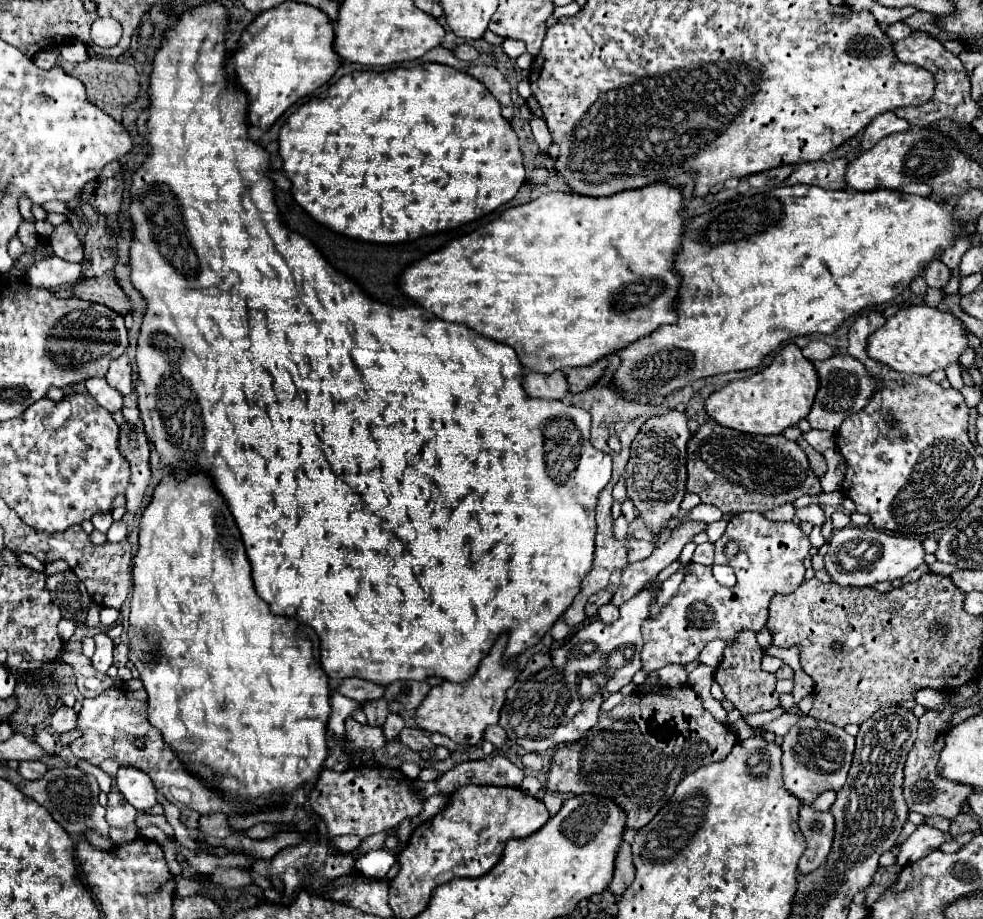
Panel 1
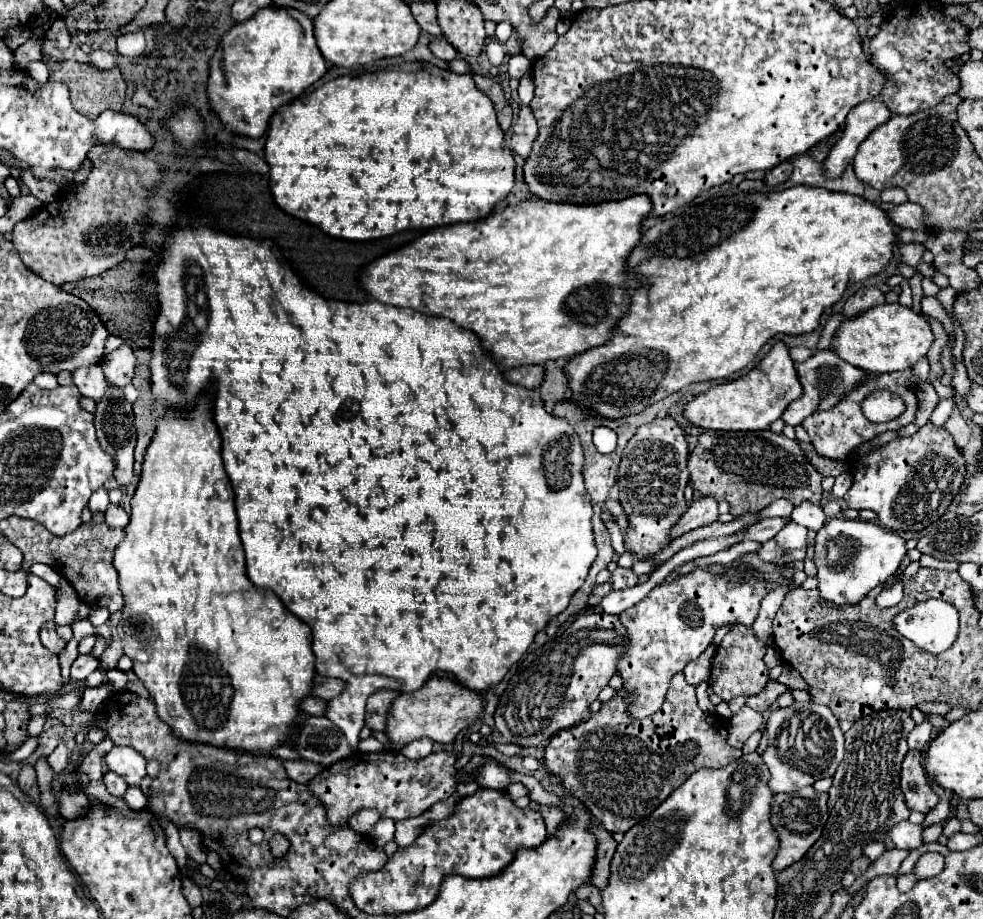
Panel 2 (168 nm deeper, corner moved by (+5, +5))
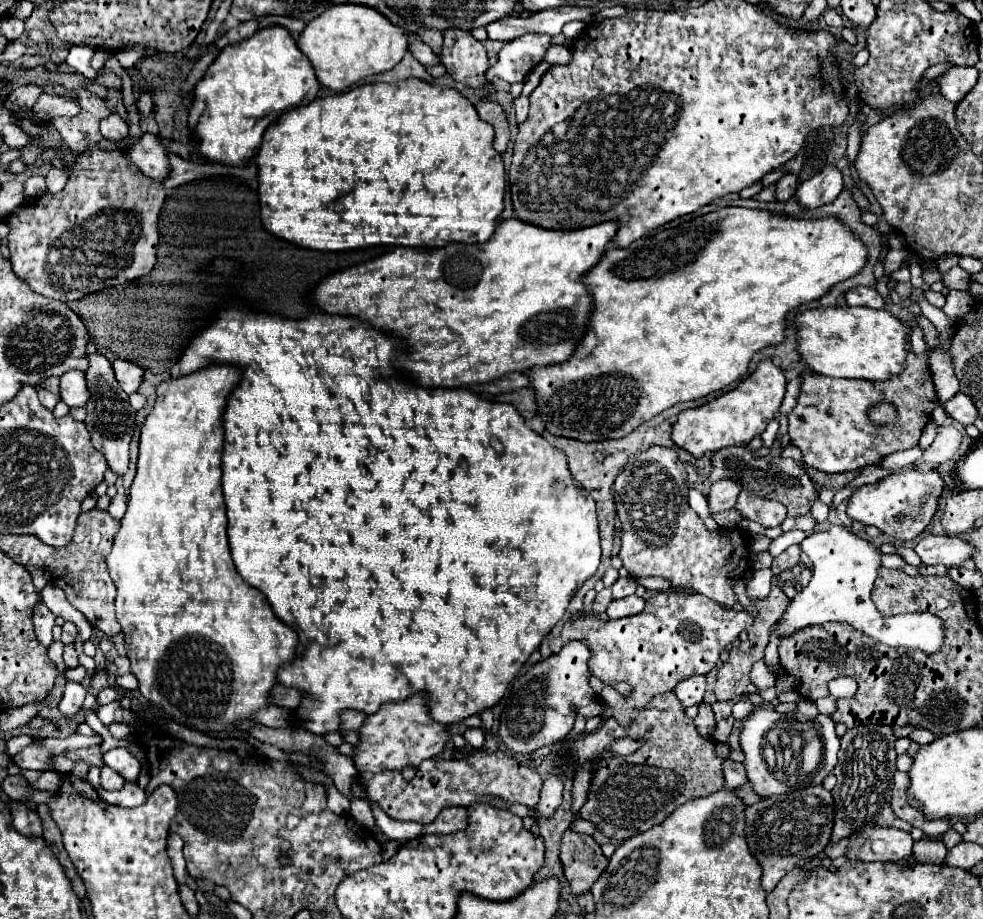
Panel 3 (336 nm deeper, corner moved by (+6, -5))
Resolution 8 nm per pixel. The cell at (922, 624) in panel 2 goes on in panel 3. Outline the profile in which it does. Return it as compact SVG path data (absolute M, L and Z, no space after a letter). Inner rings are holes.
M829 526L807 536L801 542L801 548L813 562L813 576L809 586L791 600L789 608L781 616L779 636L787 636L805 626L847 622L887 646L913 648L925 654L941 652L945 644L945 626L941 618L929 612L881 616L871 602L871 592L879 576L883 558L883 552L873 542L867 542L867 538L861 538L853 532L847 532L843 526Z

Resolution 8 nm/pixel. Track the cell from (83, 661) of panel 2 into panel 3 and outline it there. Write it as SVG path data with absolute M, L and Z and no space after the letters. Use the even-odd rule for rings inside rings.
M67 682L65 686L65 692L63 692L63 698L59 702L59 710L65 718L71 718L79 712L83 700L85 700L85 694L87 694L87 688L85 684L81 682Z

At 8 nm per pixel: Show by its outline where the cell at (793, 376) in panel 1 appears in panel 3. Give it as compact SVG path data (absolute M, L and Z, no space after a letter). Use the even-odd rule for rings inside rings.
M765 358L759 362L757 370L751 376L747 376L737 388L721 394L713 402L681 412L677 422L673 424L671 438L677 446L685 448L693 456L715 452L727 446L749 444L755 436L763 434L767 424L779 412L781 400L785 396L785 388L787 388L787 380L783 370L775 366L771 358Z

